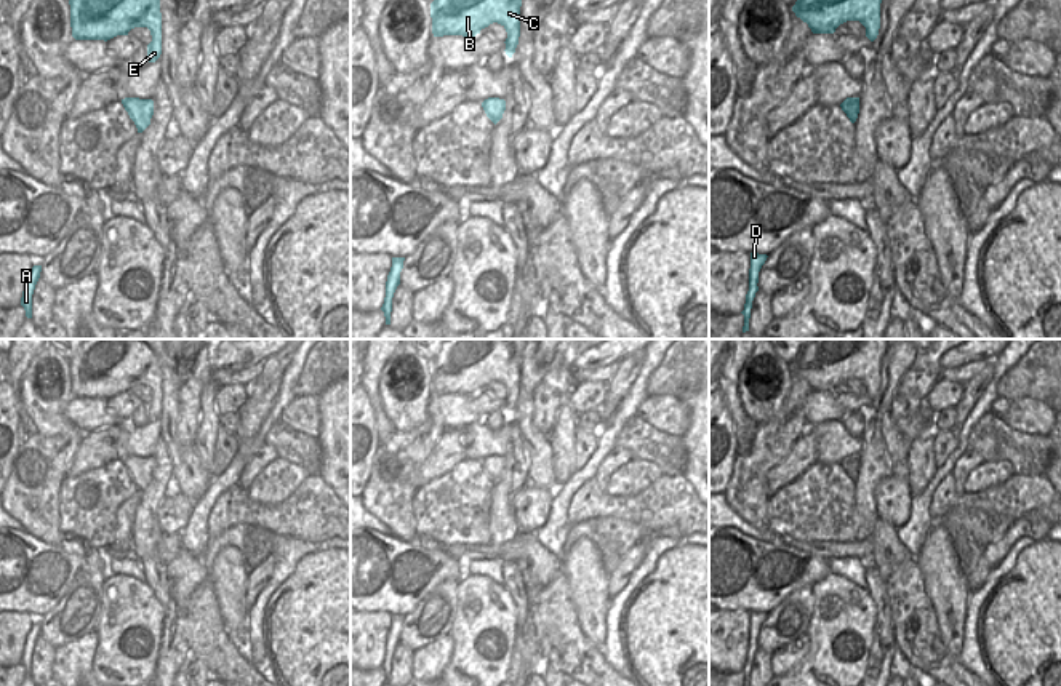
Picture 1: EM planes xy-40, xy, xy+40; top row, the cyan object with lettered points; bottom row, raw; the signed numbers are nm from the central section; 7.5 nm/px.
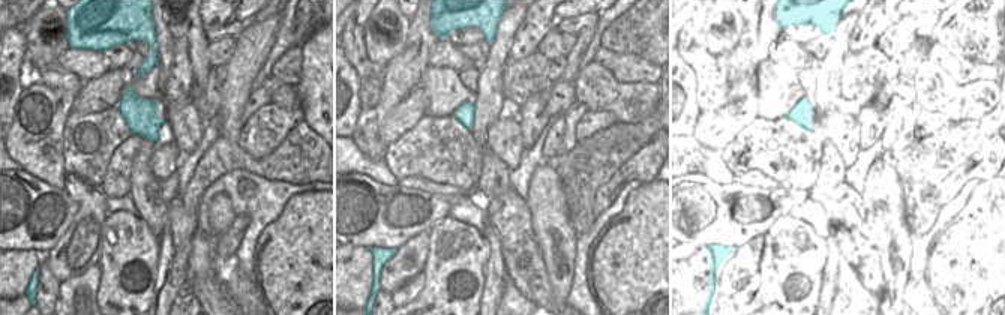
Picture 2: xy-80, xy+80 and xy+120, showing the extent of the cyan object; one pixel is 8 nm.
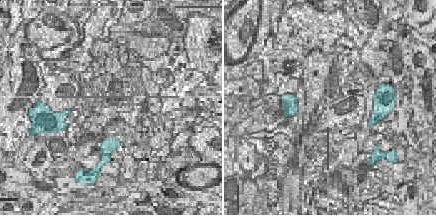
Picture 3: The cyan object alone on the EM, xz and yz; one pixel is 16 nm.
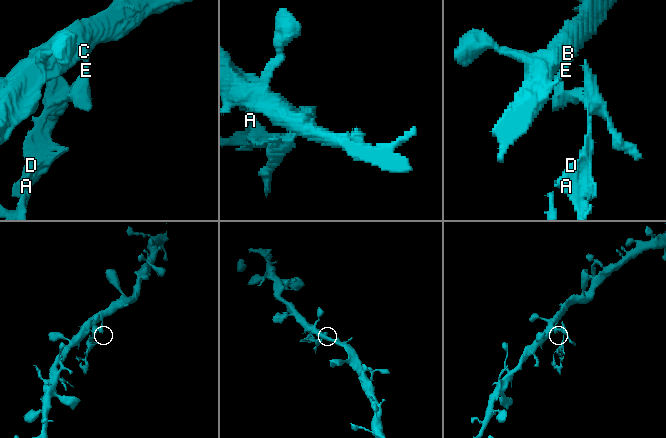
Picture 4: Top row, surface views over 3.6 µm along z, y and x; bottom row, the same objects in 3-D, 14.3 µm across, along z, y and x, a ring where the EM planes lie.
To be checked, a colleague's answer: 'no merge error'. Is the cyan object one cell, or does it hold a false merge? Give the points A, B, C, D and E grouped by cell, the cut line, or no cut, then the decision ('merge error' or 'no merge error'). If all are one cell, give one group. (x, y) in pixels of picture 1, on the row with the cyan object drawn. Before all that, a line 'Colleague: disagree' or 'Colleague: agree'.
Colleague: disagree
A D / B C E; cut in xy along (493, 98), (498, 99); merge error

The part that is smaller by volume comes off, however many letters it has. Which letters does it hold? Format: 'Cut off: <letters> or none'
Cut off: A, D

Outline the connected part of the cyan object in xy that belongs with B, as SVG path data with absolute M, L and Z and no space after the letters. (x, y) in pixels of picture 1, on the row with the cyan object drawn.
M434 0L430 3L434 37L475 37L493 22L506 32L506 54L512 58L520 37L522 0Z

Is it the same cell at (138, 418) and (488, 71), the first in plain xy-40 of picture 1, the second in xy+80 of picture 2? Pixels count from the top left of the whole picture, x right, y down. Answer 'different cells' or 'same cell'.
different cells

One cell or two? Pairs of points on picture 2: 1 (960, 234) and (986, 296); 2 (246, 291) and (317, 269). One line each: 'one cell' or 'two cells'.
1: one cell
2: two cells

